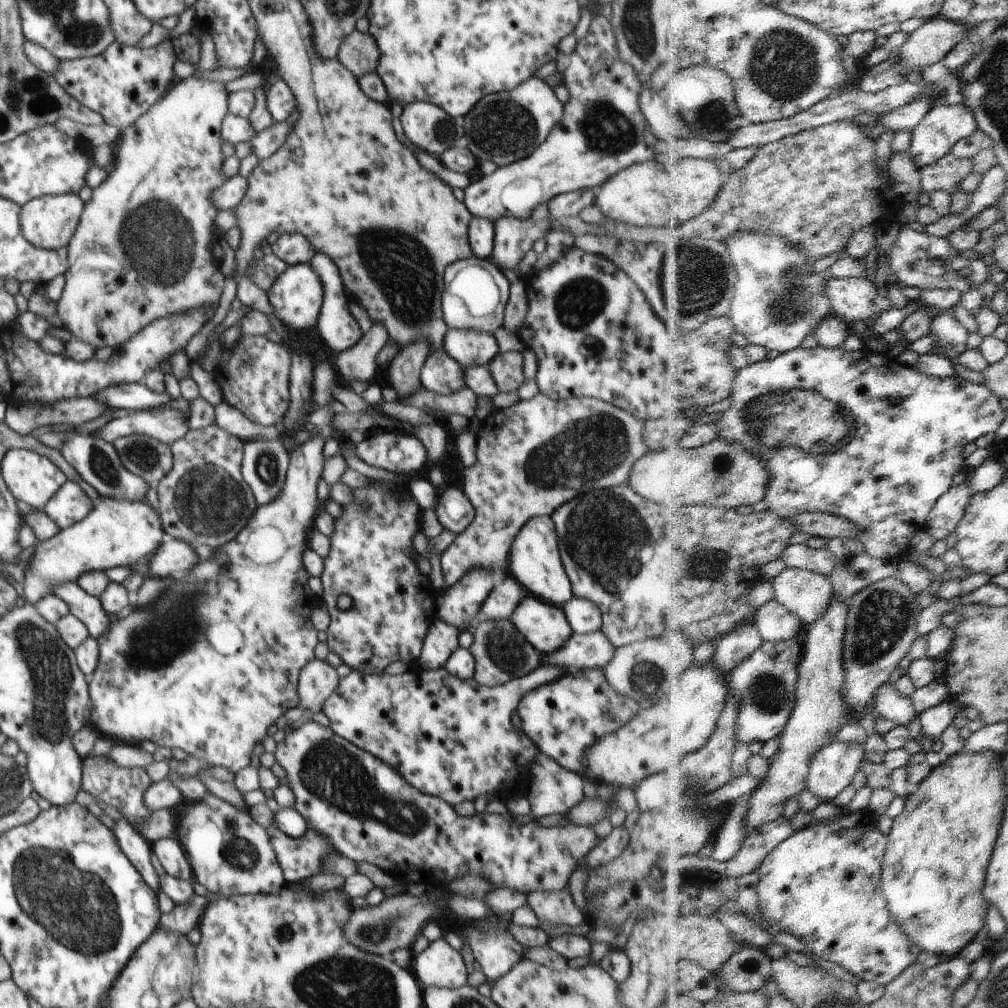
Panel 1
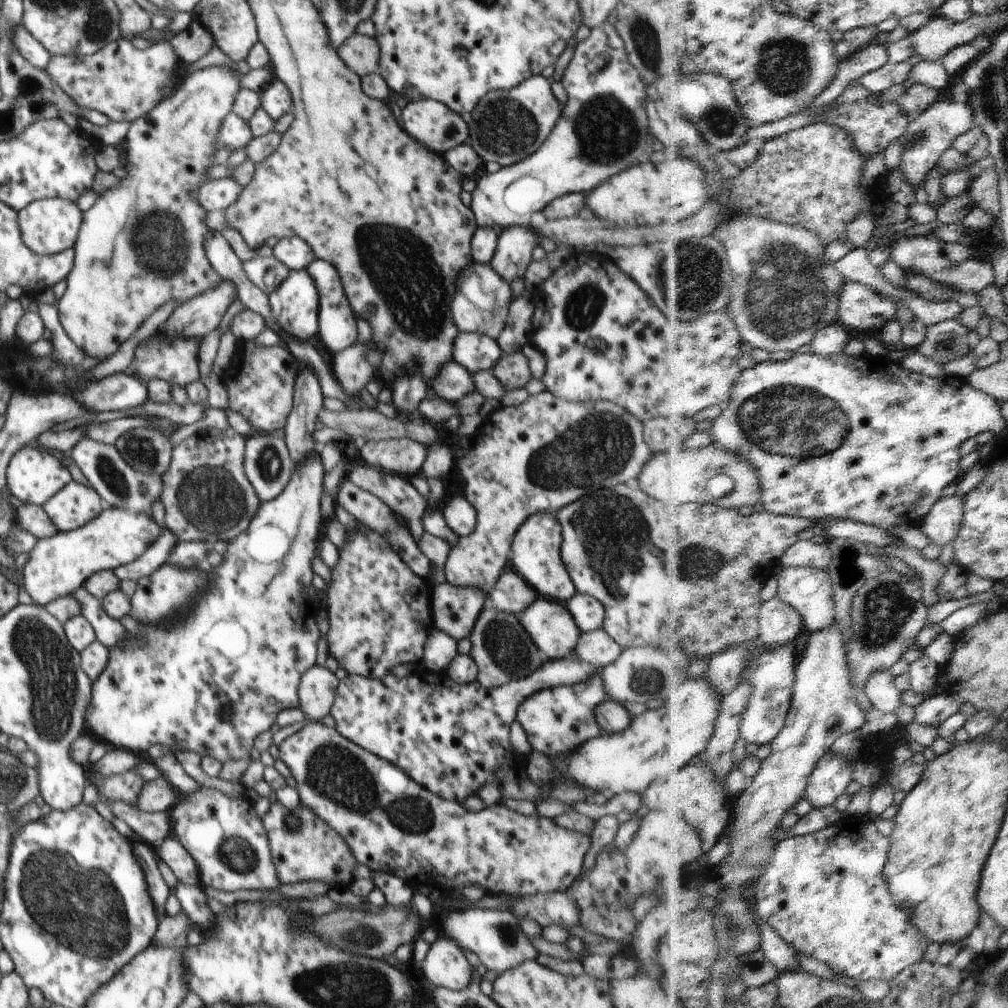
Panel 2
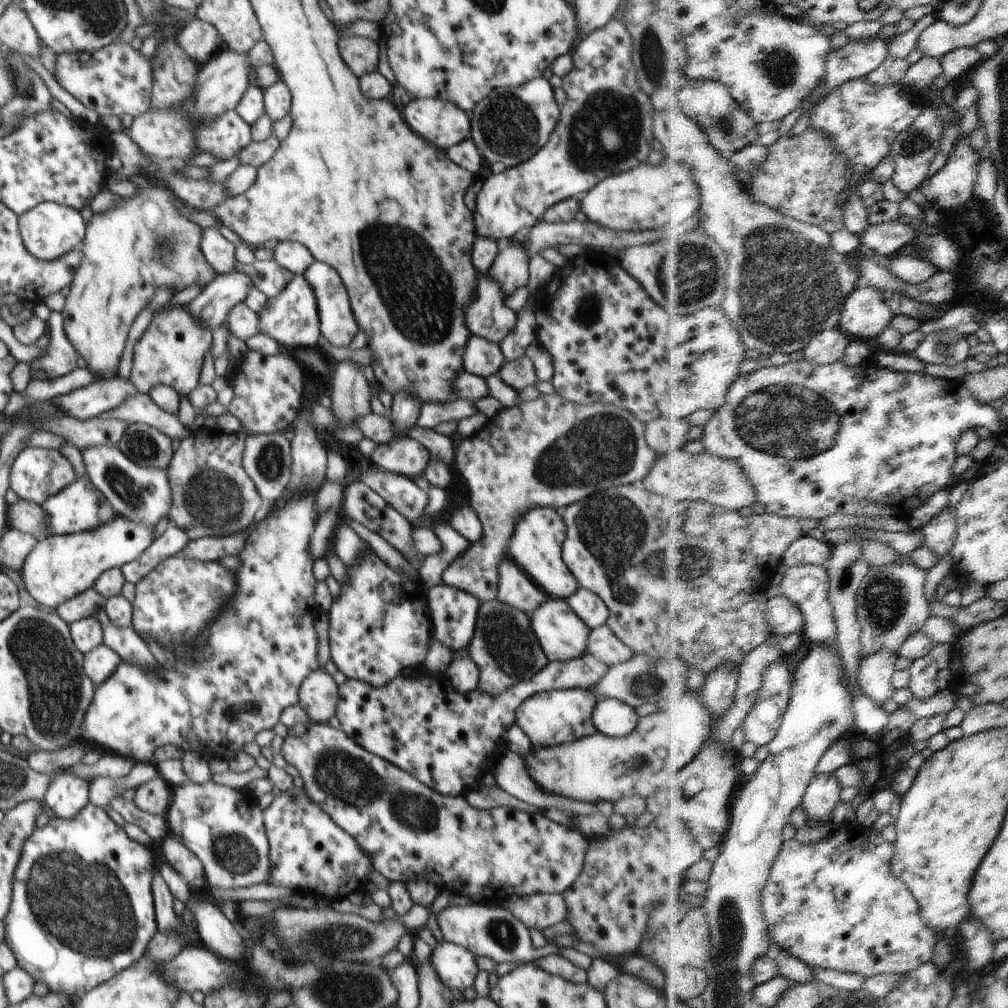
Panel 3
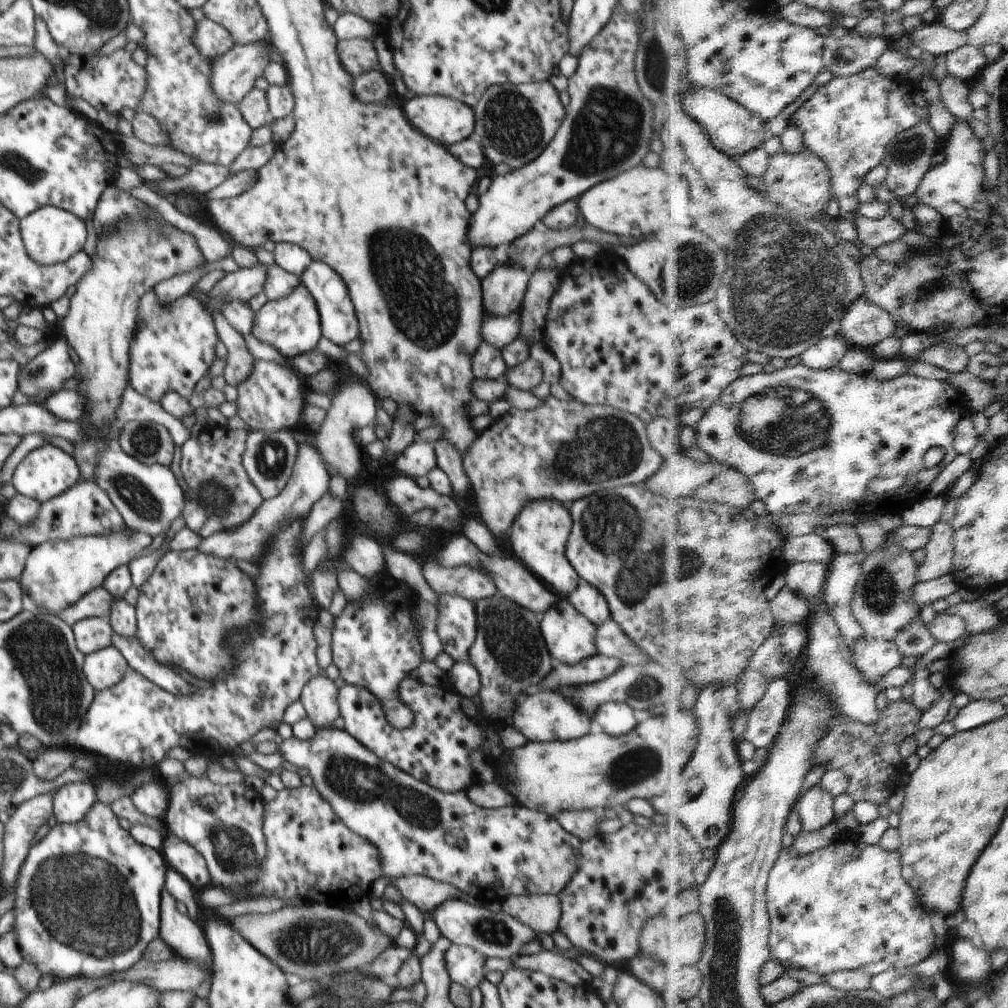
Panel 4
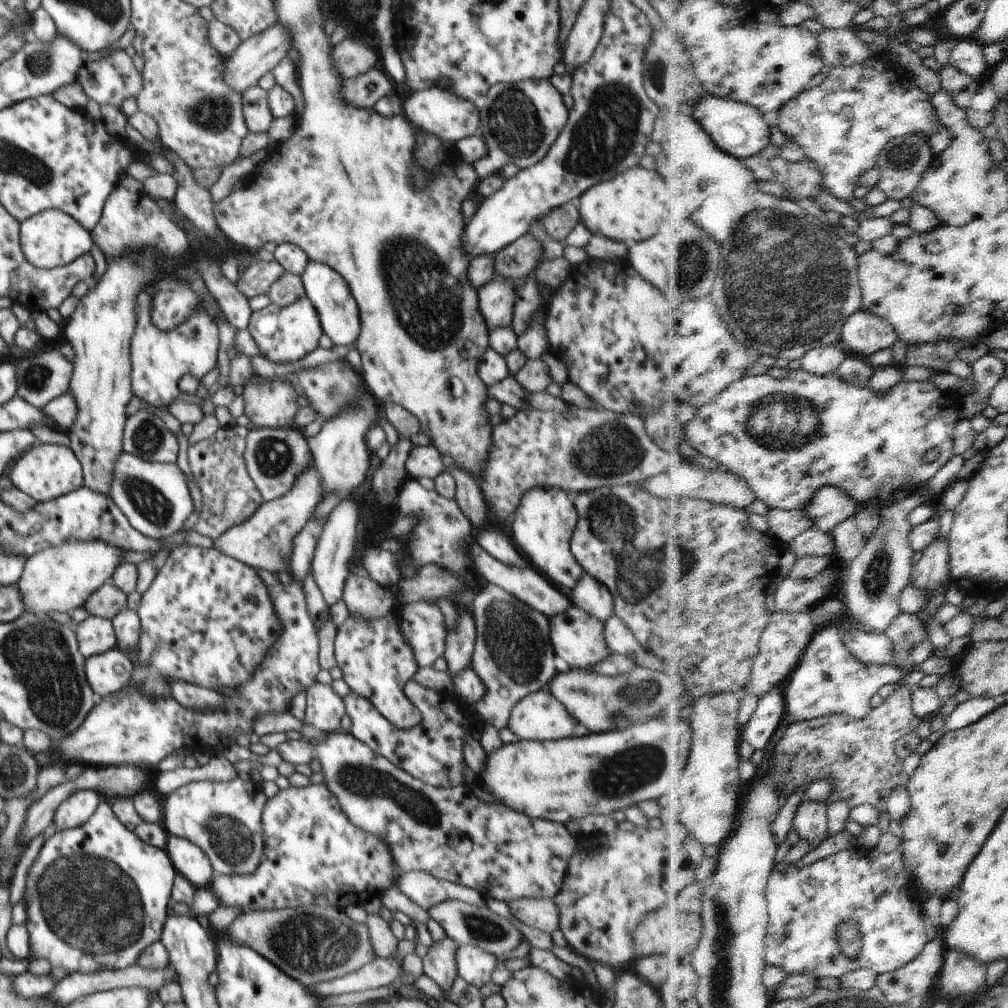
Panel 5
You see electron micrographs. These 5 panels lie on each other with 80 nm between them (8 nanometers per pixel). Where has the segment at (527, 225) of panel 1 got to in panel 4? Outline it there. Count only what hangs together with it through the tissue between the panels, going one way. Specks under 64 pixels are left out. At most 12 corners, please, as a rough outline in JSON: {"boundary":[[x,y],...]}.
{"boundary":[[508,262],[481,280],[492,317],[520,312],[529,272]]}

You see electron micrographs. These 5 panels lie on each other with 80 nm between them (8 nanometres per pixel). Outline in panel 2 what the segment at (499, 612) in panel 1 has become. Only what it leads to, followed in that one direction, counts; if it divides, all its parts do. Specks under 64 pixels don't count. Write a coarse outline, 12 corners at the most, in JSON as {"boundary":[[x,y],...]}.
{"boundary":[[512,570],[490,596],[501,611],[519,615],[540,596]]}

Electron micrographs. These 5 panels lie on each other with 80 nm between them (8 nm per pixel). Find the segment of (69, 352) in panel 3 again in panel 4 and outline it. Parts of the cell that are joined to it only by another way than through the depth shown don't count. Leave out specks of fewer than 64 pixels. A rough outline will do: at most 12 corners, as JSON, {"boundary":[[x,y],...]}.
{"boundary":[[58,339],[20,367],[26,396],[50,396],[75,374]]}

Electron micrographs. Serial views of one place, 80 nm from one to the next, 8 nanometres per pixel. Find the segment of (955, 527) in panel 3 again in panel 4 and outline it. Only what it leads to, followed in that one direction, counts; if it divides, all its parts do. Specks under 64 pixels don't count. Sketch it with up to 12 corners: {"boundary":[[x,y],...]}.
{"boundary":[[952,522],[934,526],[920,583],[948,576],[956,557]]}

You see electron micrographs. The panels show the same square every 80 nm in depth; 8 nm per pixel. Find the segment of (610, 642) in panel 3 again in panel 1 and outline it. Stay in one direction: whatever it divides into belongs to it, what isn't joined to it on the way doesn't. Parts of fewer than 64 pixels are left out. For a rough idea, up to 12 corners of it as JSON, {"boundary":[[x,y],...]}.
{"boundary":[[599,629],[573,633],[542,666],[604,669],[616,648]]}

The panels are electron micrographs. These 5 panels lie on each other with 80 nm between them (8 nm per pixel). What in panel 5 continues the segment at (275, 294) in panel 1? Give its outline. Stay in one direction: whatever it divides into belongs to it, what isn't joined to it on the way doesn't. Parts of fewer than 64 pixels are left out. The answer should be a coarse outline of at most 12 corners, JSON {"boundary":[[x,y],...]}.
{"boundary":[[306,296],[254,311],[247,329],[260,355],[302,360],[323,334]]}

